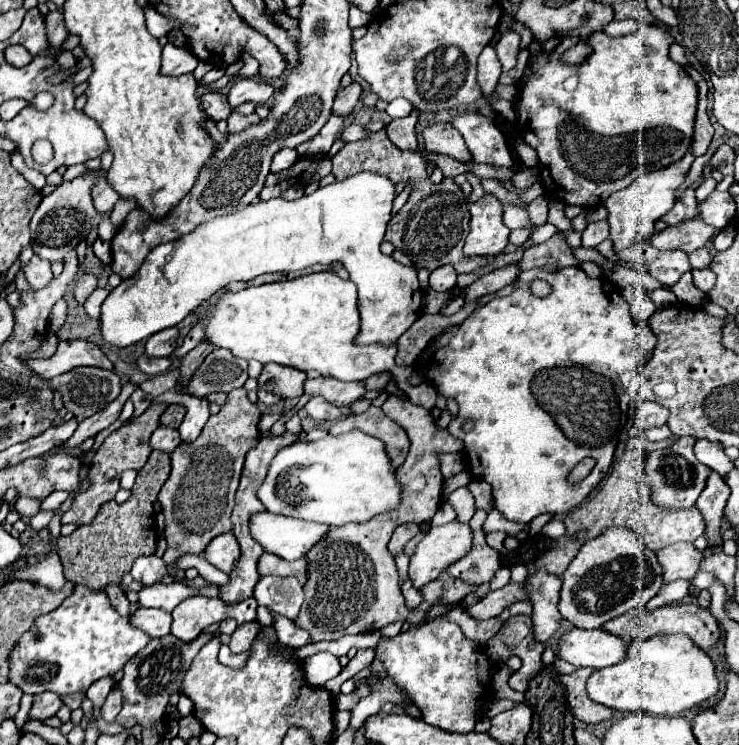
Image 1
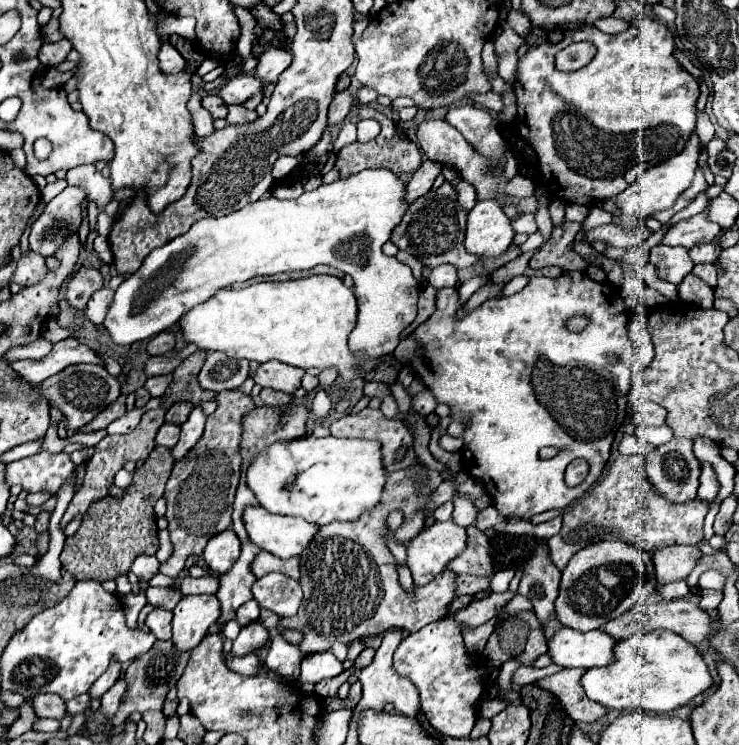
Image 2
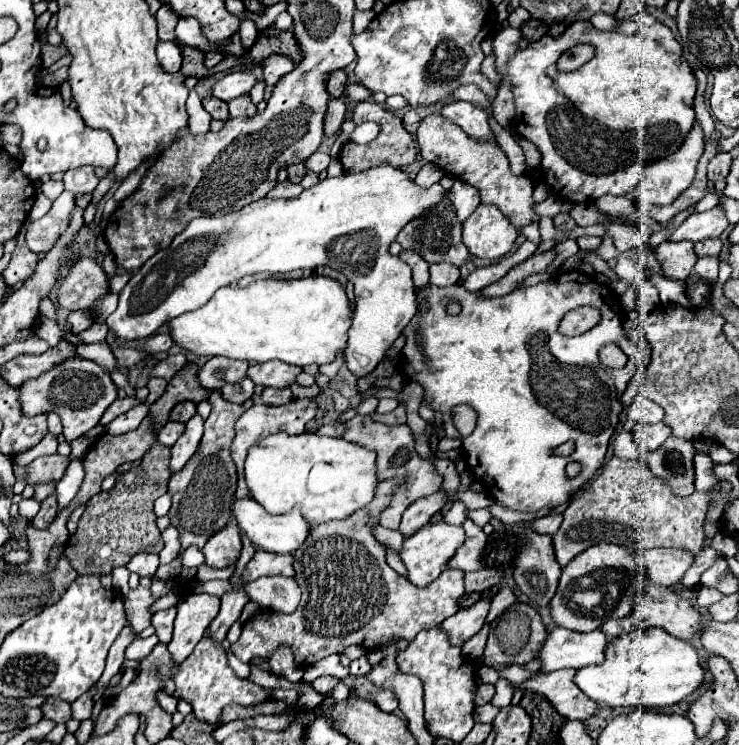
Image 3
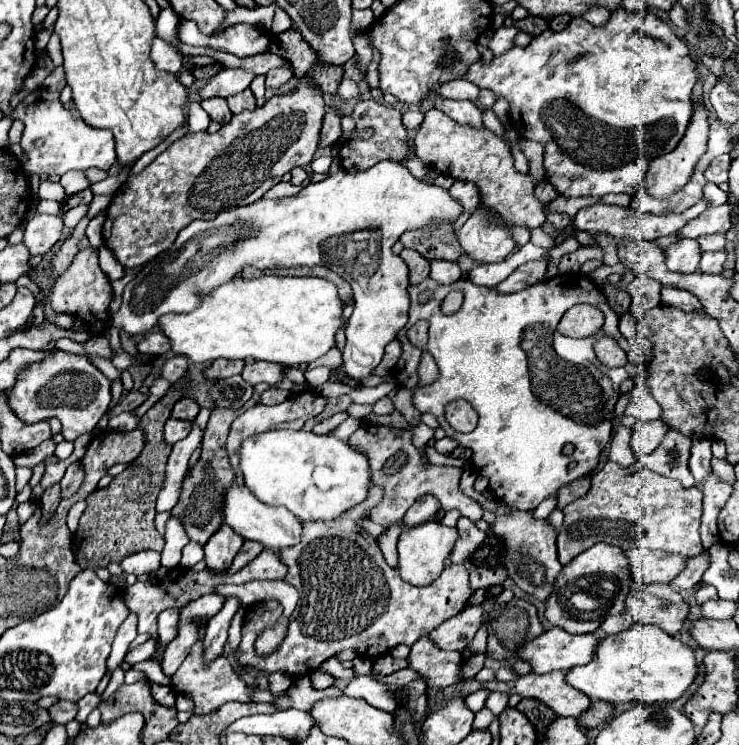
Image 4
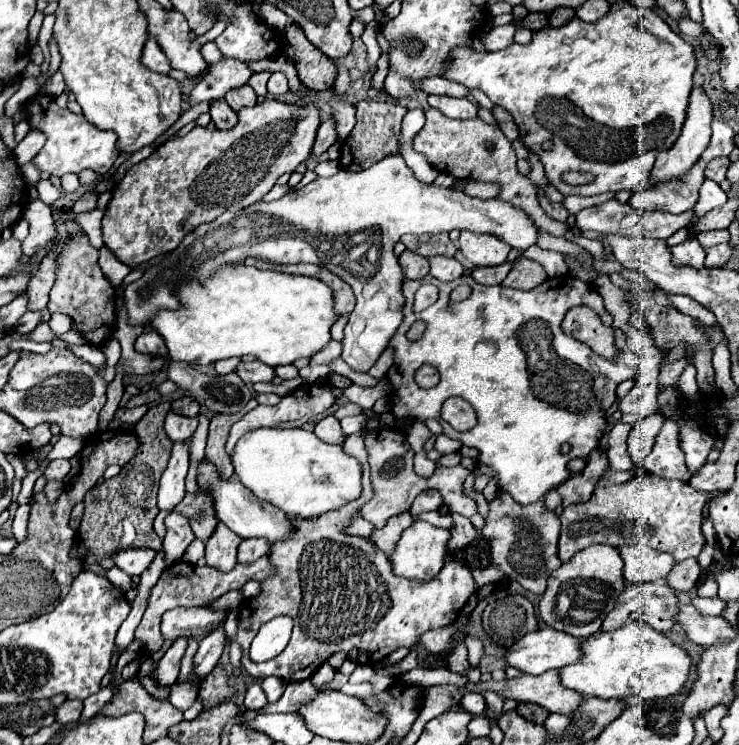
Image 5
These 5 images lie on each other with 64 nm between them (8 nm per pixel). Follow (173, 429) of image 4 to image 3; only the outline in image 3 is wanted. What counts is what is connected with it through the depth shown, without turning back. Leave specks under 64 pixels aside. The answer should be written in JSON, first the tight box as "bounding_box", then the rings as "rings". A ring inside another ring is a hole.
{"bounding_box":[158,422,184,446],"rings":[[[168,422],[160,434],[158,434],[158,442],[162,442],[164,446],[172,446],[180,436],[184,434],[184,422]]]}

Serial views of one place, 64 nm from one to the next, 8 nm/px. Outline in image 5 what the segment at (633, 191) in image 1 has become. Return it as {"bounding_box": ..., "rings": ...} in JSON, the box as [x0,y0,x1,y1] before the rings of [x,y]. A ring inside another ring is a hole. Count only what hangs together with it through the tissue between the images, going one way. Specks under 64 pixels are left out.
{"bounding_box":[652,84,712,186],"rings":[[[694,84],[690,100],[688,100],[688,108],[686,108],[686,122],[682,126],[682,134],[672,144],[672,148],[658,154],[656,164],[652,168],[652,186],[658,186],[660,182],[666,182],[668,178],[680,178],[680,174],[686,174],[692,168],[692,164],[700,158],[702,150],[710,142],[710,134],[712,134],[710,122],[712,122],[712,102],[710,102],[708,94],[704,92],[704,86]]]}

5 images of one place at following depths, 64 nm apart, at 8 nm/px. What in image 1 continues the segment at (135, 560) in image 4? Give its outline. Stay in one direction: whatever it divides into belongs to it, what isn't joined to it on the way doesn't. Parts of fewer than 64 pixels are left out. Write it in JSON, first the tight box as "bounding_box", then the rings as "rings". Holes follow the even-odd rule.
{"bounding_box":[130,554,168,586],"rings":[[[152,554],[152,556],[136,558],[130,574],[134,576],[134,580],[142,582],[144,586],[150,586],[150,584],[158,582],[162,576],[166,576],[168,572],[164,570],[164,560]]]}

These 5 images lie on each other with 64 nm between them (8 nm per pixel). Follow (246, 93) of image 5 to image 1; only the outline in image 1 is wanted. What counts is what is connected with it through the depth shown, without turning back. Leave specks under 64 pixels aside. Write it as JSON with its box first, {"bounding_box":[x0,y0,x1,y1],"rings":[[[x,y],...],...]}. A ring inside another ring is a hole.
{"bounding_box":[228,110,260,132],"rings":[[[232,110],[230,118],[228,118],[228,132],[240,132],[240,130],[244,130],[244,128],[252,126],[252,124],[258,124],[258,122],[260,122],[258,114],[242,116],[242,114],[238,114],[236,110]]]}

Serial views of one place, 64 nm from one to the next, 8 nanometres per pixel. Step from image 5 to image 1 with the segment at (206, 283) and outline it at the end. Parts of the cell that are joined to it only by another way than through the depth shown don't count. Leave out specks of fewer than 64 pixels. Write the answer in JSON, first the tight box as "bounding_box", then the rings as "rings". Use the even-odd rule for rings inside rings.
{"bounding_box":[194,272,436,410],"rings":[[[318,272],[294,280],[250,286],[240,292],[222,292],[216,304],[196,312],[194,324],[206,316],[208,322],[202,340],[208,340],[216,348],[230,350],[236,358],[254,358],[262,364],[278,362],[304,372],[318,370],[322,376],[332,376],[344,382],[366,380],[372,374],[388,371],[412,404],[426,410],[432,410],[436,404],[436,390],[428,382],[422,382],[420,386],[409,384],[408,378],[414,367],[394,364],[396,346],[382,348],[376,344],[354,344],[354,336],[360,330],[356,284],[342,280],[334,272]]]}

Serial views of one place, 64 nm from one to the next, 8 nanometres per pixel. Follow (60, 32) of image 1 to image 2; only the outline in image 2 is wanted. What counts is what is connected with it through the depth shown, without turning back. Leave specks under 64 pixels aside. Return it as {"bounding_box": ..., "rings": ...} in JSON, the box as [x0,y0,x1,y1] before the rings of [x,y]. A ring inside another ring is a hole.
{"bounding_box":[42,18,64,42],"rings":[[[52,18],[44,28],[42,28],[42,38],[44,38],[44,42],[60,42],[64,36],[60,34],[60,30],[58,30],[58,20],[56,18]]]}

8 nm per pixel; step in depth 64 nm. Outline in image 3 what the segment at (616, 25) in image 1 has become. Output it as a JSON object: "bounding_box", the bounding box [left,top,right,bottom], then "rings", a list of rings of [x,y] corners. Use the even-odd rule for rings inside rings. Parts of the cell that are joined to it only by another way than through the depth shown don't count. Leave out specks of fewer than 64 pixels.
{"bounding_box":[590,12,616,30],"rings":[[[596,12],[596,14],[590,18],[590,22],[592,22],[598,30],[612,30],[612,28],[616,26],[614,16],[608,16],[608,14],[604,14],[604,12]]]}

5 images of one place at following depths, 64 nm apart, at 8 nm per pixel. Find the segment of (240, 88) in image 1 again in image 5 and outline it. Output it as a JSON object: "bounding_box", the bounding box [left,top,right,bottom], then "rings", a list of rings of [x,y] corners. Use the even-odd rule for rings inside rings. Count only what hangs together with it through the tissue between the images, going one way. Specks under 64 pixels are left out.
{"bounding_box":[188,58,252,106],"rings":[[[222,58],[220,62],[210,64],[206,76],[198,80],[198,84],[194,86],[188,98],[190,106],[206,100],[224,98],[228,90],[246,84],[250,76],[252,76],[252,70],[244,62],[234,58]]]}

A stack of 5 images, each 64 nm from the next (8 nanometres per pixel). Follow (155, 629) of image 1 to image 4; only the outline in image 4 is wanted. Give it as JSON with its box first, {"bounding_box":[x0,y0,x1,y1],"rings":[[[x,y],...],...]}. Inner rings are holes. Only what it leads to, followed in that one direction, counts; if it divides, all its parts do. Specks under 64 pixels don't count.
{"bounding_box":[158,608,180,646],"rings":[[[170,608],[164,610],[158,618],[158,634],[160,634],[160,644],[166,646],[170,644],[176,634],[178,634],[178,622],[180,622],[180,610],[178,608]]]}

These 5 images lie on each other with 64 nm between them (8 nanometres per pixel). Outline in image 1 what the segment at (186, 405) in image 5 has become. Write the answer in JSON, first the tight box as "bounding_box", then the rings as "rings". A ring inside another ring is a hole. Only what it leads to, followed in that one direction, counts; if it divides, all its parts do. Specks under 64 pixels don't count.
{"bounding_box":[160,404,186,428],"rings":[[[172,404],[166,408],[166,412],[162,414],[160,422],[162,426],[172,426],[172,428],[178,428],[180,422],[184,420],[184,414],[186,414],[186,408],[182,404]]]}

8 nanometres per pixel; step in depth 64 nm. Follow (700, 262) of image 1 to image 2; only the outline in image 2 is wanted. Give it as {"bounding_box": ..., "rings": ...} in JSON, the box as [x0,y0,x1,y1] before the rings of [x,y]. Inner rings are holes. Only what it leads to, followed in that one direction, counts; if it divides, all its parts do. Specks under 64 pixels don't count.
{"bounding_box":[690,242,718,264],"rings":[[[708,242],[708,244],[698,244],[690,250],[690,258],[694,260],[694,264],[700,262],[716,262],[718,260],[718,252],[716,252],[716,244]]]}

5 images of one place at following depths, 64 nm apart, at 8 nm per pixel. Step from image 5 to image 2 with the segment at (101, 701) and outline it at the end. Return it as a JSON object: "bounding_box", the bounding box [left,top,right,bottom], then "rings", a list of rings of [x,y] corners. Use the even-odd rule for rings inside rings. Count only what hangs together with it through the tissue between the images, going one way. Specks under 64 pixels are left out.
{"bounding_box":[66,694,90,716],"rings":[[[80,694],[80,696],[72,698],[72,700],[68,700],[66,706],[68,706],[68,712],[70,712],[72,716],[74,716],[74,714],[84,714],[86,708],[90,706],[90,694]]]}

